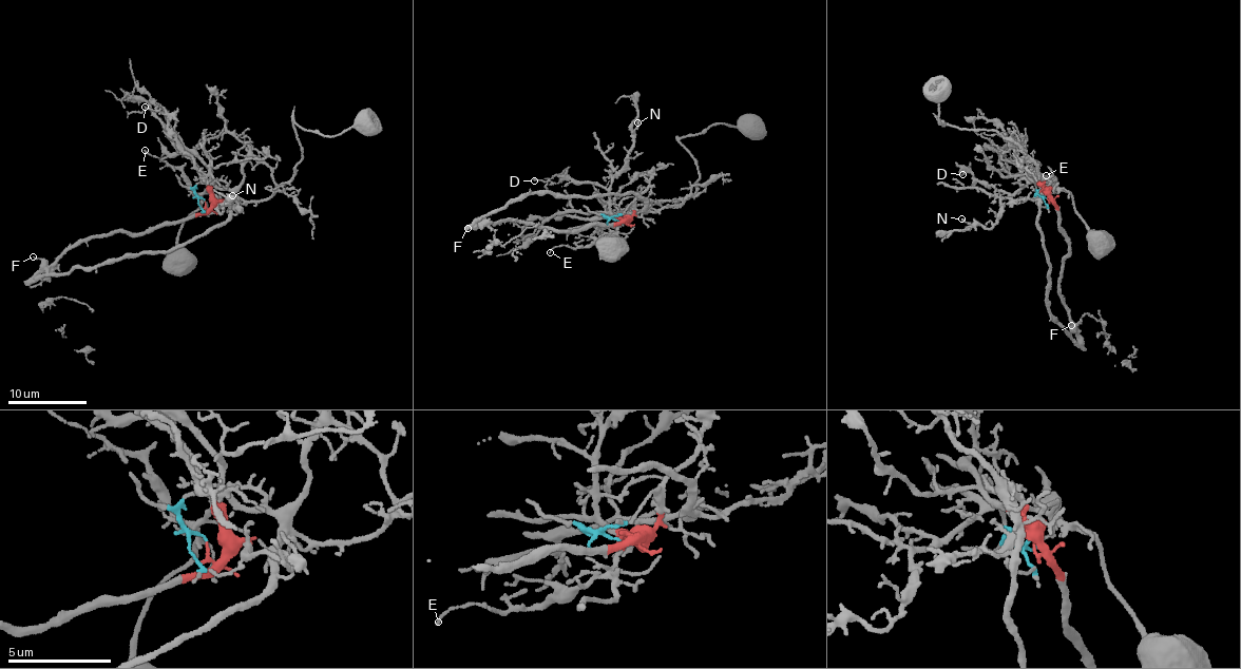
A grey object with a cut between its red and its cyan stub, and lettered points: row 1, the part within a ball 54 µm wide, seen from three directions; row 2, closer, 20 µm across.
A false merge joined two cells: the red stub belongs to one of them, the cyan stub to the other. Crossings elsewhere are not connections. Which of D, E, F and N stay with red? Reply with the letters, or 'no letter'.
D, E, F, N

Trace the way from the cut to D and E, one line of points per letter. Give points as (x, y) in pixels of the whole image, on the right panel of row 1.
D: (1047, 195), (1031, 182), (1012, 194), (972, 177), (970, 169), (961, 175)
E: (1047, 195), (1045, 184), (1056, 186), (1052, 173), (1044, 179), (1046, 175)

